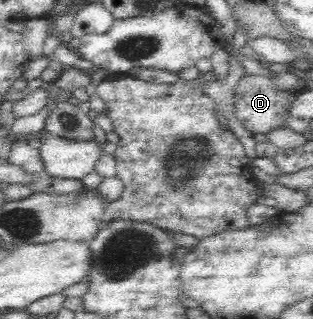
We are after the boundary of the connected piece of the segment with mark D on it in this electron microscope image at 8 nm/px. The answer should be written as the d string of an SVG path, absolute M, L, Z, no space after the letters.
M245 75L239 85L237 100L235 101L236 115L247 131L253 135L268 135L279 128L288 128L288 123L292 119L289 114L289 105L291 104L293 93L280 90L274 81L263 76Z

